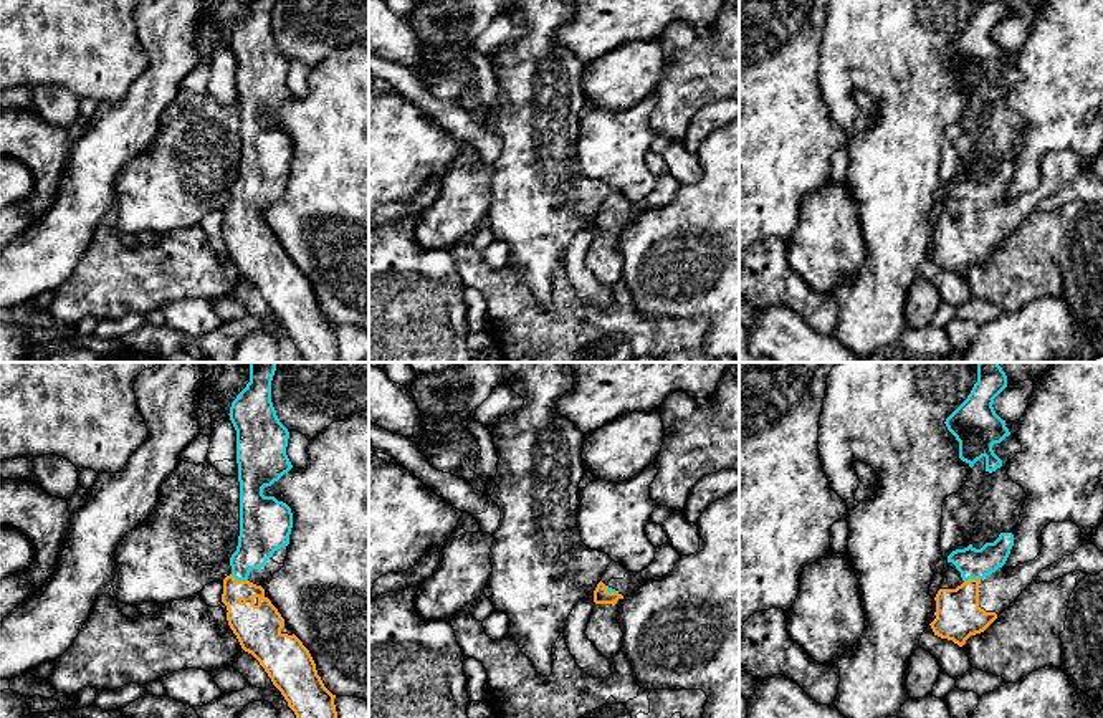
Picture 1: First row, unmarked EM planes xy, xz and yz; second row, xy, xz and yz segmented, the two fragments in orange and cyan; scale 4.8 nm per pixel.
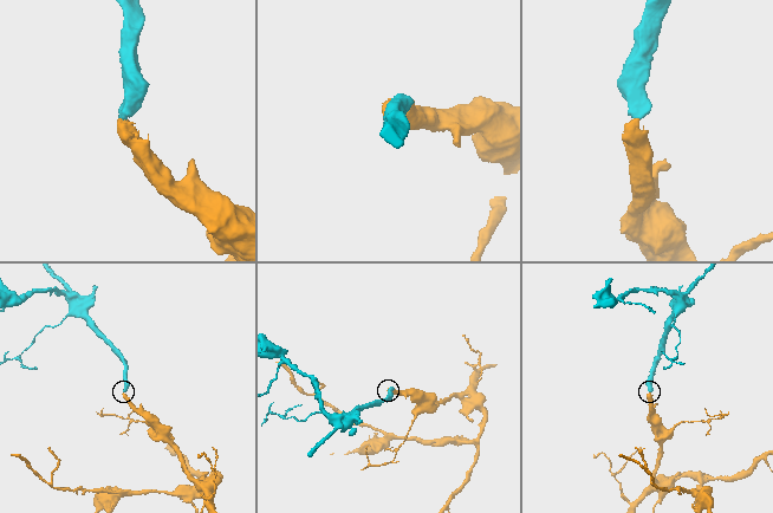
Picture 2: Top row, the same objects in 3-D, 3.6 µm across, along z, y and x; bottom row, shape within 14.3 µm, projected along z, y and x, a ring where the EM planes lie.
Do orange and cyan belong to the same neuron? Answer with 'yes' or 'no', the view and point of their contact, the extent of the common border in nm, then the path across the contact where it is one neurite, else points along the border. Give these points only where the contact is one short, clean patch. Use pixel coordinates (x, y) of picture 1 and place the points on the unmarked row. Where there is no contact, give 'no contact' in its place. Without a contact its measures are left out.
yes | xy (238, 210) | 90 nm | across xy (258, 257), (238, 210), (242, 191), (260, 164)

